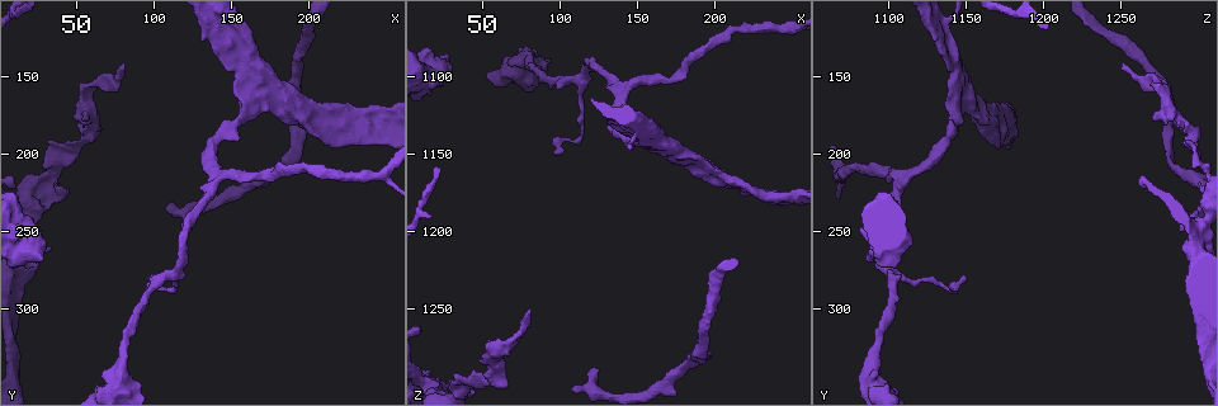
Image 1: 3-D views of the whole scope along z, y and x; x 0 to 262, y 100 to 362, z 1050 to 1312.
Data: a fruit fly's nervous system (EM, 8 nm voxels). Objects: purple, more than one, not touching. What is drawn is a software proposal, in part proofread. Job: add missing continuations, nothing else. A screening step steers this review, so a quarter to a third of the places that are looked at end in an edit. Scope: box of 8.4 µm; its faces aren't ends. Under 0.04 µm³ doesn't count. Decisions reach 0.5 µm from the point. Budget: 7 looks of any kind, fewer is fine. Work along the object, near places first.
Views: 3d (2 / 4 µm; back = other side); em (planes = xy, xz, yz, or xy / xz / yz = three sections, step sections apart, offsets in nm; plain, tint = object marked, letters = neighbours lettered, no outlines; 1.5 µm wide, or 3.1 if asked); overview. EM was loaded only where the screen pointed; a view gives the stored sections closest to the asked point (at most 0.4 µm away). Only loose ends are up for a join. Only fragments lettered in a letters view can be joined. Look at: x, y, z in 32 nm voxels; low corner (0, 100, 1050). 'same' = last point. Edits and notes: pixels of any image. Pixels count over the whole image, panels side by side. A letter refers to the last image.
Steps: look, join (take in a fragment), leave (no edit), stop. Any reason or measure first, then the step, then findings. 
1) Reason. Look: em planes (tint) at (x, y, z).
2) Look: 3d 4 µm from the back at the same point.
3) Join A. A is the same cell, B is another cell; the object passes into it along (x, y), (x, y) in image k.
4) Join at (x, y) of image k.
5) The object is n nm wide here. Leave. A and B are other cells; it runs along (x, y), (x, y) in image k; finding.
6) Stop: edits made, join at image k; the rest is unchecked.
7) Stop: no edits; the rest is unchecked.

Tapers out. Look: em xz step 8 (letters) at (102, 278, 1148).

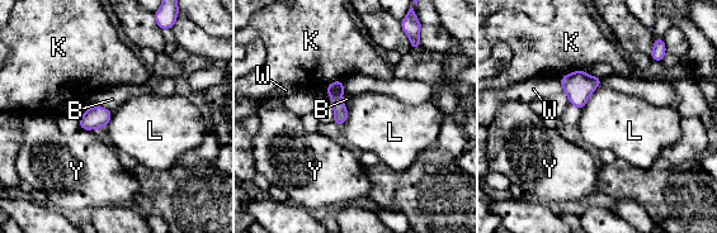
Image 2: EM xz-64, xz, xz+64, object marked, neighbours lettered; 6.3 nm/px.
Leave. B, K, L, W and Y are other cells; a border runs along (342, 81), (331, 82), (325, 93) in image 2; none of them fits.

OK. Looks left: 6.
An open end. Look: 3d 2 µm at (220, 194, 1172).

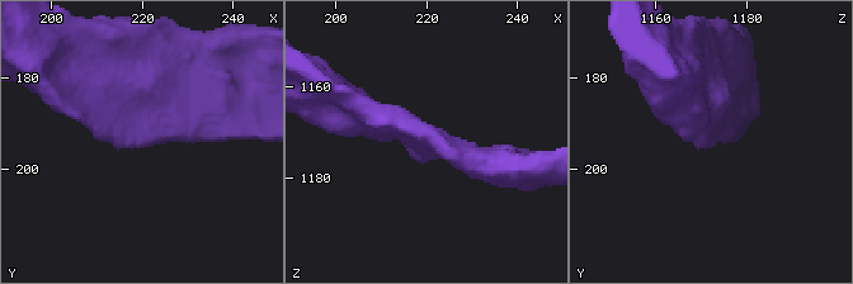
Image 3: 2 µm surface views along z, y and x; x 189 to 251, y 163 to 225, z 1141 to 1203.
Need the tissue. Look: em planes (letters) at (218, 195, 1170).

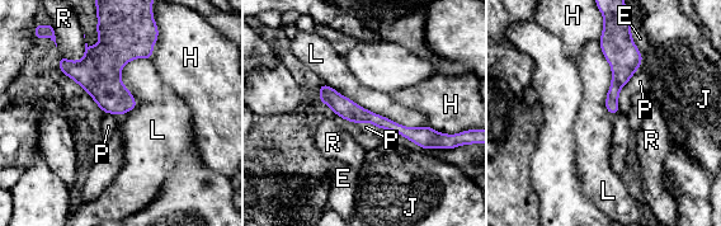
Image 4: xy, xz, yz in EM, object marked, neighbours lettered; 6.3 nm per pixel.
Leave. E, H, J, L, P and R are other cells; a border runs along (324, 83), (404, 126), (425, 126) in image 4; no lettered fragment goes on from it.

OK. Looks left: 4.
An open end. Look: 3d 4 µm at (122, 248, 1290).

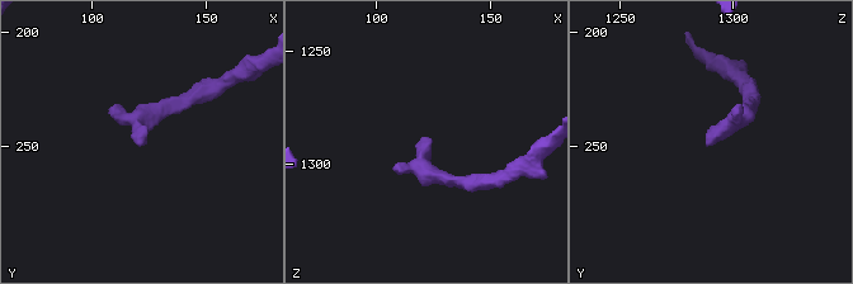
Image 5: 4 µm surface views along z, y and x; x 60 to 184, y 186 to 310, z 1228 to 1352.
Look: em xy step 4 (letters) at (122, 248, 1289).

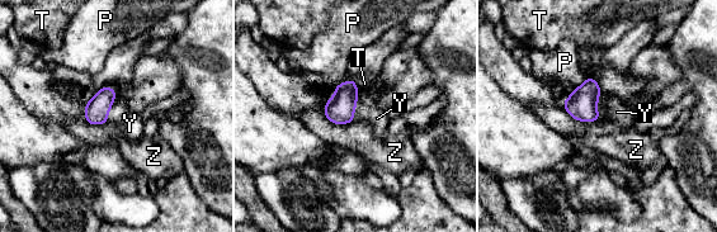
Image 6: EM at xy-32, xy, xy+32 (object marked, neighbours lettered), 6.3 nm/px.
Look: em planes (letters) at the same point.

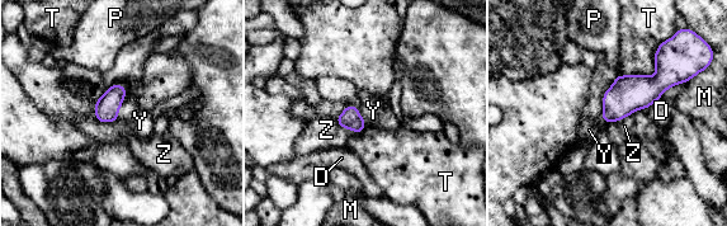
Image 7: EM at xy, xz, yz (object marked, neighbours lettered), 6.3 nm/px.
The longest contact is with T, 340 nm. Join Y. Y is the same cell, D, M, P, T and Z are other cells; the object passes into it along (108, 104), (119, 107), (140, 121) in image 7; the neuron continues.

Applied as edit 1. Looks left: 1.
Stop: edits made, join at image 7; the rest is unchecked.

